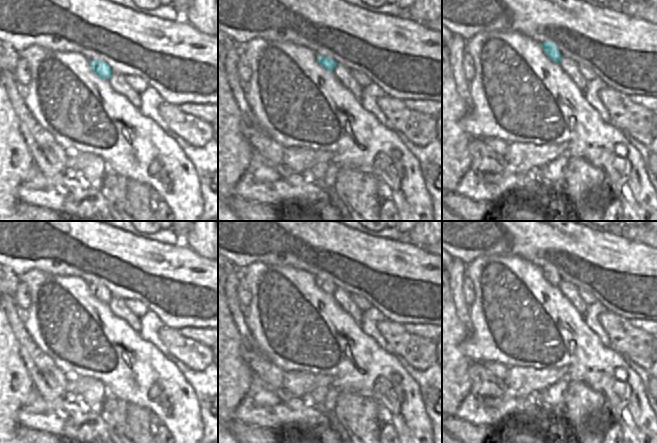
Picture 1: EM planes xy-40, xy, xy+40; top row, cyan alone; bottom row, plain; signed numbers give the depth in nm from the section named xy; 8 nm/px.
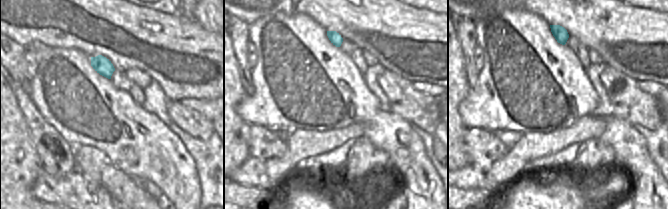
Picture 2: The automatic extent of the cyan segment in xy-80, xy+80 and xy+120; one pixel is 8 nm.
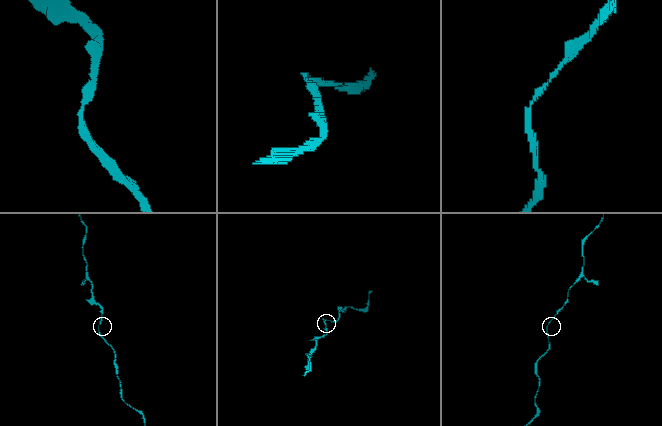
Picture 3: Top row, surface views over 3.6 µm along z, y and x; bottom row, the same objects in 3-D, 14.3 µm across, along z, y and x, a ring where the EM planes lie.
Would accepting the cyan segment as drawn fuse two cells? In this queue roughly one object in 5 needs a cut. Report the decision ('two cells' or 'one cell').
one cell

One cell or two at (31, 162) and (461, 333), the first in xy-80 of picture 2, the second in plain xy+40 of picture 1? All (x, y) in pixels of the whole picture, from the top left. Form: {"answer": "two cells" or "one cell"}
{"answer": "one cell"}

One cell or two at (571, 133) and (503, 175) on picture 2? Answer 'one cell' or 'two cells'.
one cell

